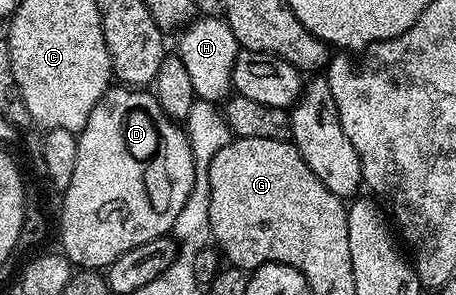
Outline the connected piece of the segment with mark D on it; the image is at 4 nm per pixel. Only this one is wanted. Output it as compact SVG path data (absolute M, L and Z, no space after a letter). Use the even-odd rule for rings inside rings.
M111 85L96 108L92 108L88 124L78 134L72 184L68 184L61 195L61 253L83 270L109 268L124 252L132 252L132 248L140 248L140 244L148 244L148 240L167 237L173 231L176 216L180 216L180 208L184 208L193 183L194 161L186 131L166 115L158 103L157 93L146 88Z

